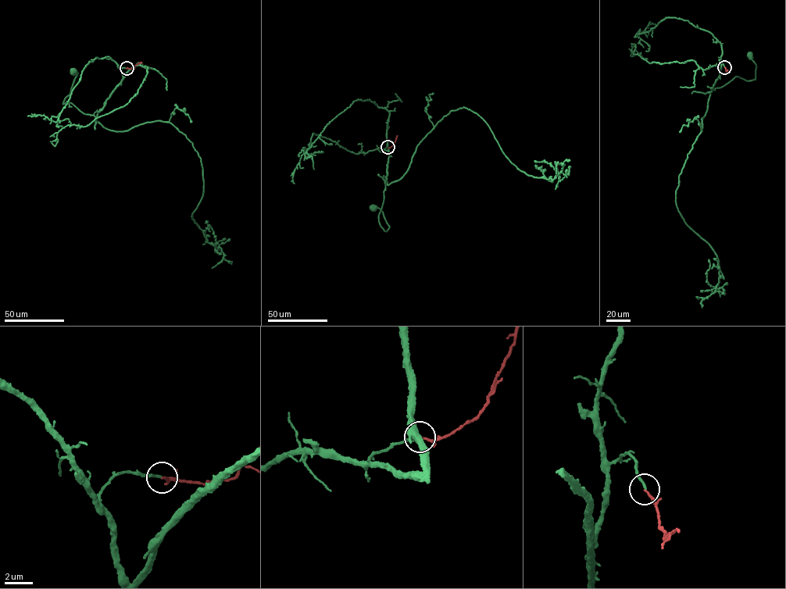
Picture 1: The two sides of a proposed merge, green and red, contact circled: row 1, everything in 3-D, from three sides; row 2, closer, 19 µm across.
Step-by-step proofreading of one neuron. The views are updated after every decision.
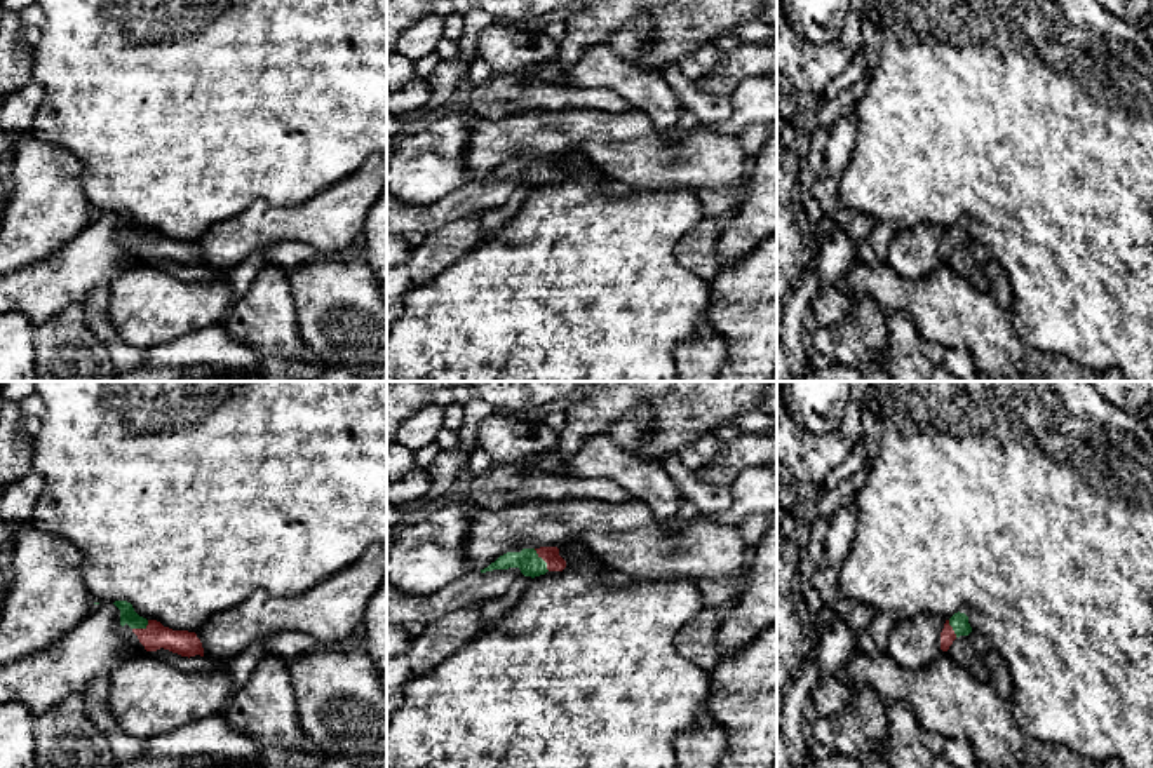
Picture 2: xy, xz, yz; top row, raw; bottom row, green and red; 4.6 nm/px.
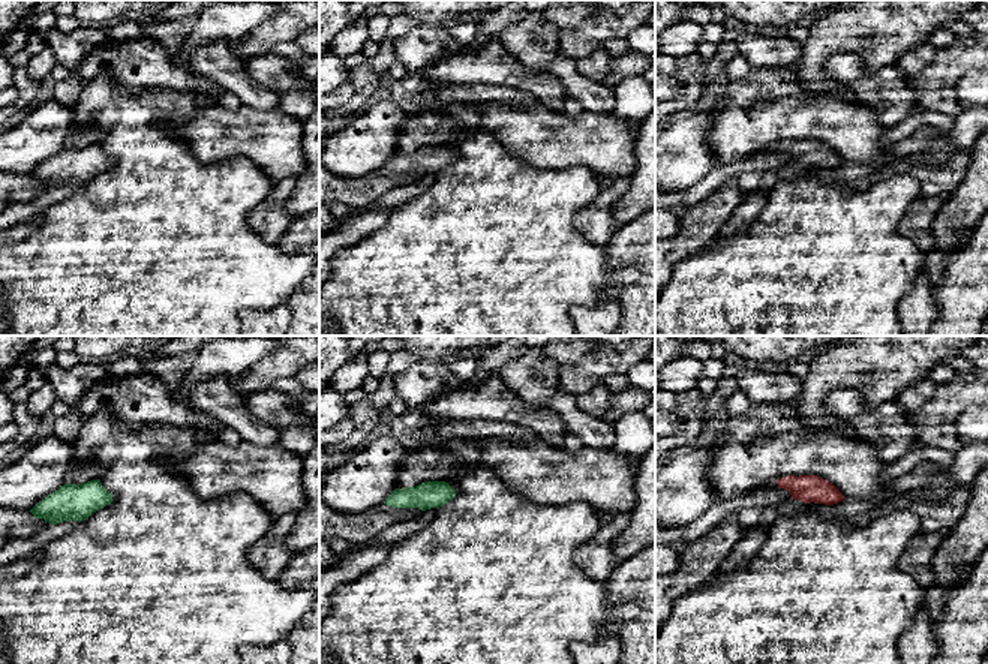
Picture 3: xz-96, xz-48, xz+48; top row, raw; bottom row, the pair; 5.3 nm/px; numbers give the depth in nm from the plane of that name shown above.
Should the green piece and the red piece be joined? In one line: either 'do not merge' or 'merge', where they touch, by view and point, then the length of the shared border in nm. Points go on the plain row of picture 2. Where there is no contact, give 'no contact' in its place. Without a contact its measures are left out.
merge | xz (542, 169) | 130 nm

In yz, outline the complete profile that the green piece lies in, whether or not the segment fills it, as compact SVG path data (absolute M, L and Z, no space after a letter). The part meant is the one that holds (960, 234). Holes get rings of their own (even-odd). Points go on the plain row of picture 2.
M954 223L949 230L946 230L944 239L941 242L941 259L947 261L953 251L960 246L968 246L972 237L968 233L968 226L965 223Z

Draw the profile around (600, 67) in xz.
M592 45L564 70L557 59L526 70L529 82L576 89L610 89L632 110L646 113L658 131L678 129L683 104L658 70L644 71L608 45Z

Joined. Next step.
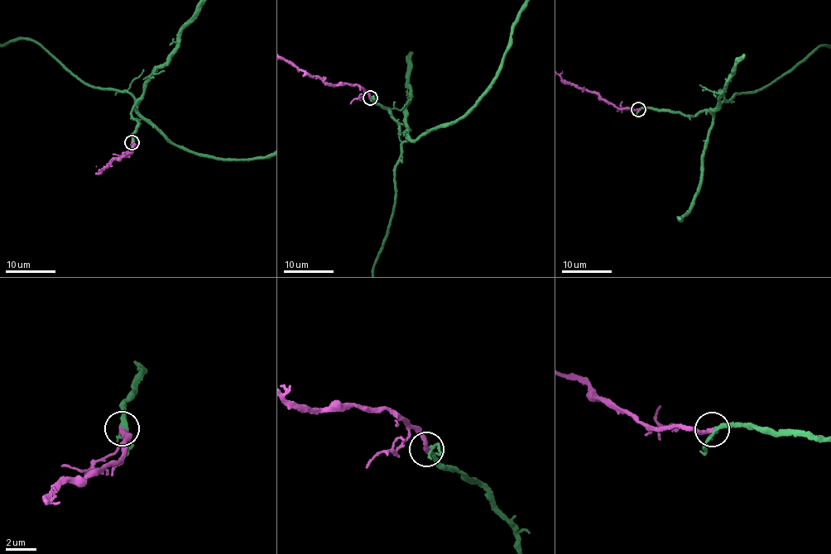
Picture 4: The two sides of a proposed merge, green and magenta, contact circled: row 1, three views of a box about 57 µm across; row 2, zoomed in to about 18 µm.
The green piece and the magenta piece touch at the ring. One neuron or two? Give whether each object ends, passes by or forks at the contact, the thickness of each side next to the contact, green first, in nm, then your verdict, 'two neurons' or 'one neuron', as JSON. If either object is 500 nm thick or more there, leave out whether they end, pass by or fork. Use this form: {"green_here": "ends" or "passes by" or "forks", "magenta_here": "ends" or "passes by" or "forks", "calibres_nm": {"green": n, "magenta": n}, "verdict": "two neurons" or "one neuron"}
{"green_here": "passes by", "magenta_here": "ends", "calibres_nm": {"green": 220, "magenta": 300}, "verdict": "one neuron"}

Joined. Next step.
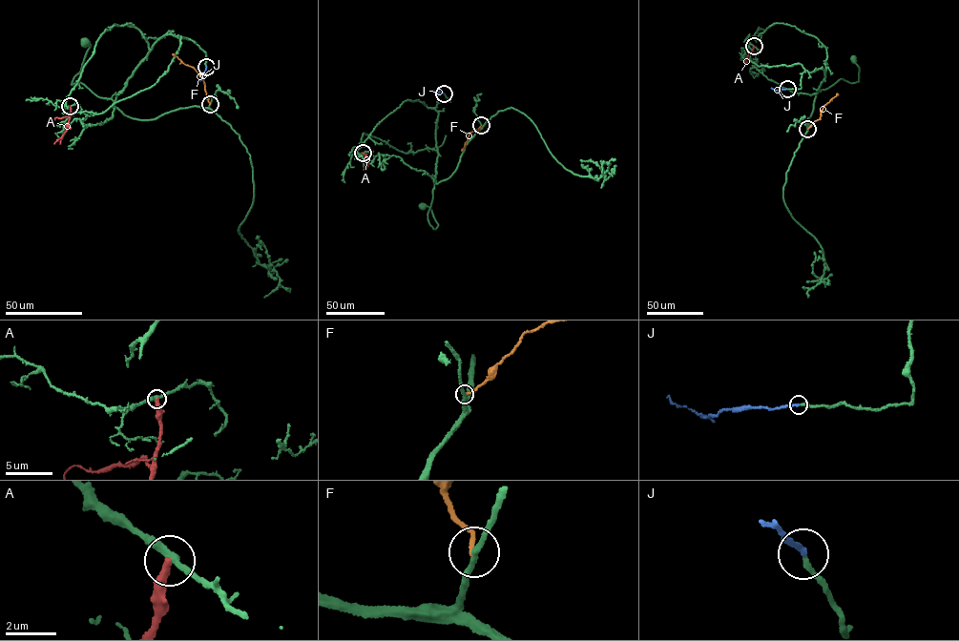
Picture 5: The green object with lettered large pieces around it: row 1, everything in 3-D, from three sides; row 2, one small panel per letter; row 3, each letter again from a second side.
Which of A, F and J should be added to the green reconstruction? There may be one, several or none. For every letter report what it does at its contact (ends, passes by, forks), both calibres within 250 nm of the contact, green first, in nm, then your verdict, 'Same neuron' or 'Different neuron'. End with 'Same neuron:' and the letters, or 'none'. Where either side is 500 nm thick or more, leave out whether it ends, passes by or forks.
A: It ends there. Thickness 280 nm (green) against 320 nm. Different neuron
F: It ends there. Thickness 200 nm (green) against 170 nm. Different neuron
J: It ends there. Thickness 160 nm (green) against 200 nm. Same neuron
Same neuron: J

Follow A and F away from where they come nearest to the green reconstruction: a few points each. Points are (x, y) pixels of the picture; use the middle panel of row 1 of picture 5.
A: (363, 153), (366, 159), (364, 169)
F: (481, 125), (479, 131), (469, 133), (463, 151)

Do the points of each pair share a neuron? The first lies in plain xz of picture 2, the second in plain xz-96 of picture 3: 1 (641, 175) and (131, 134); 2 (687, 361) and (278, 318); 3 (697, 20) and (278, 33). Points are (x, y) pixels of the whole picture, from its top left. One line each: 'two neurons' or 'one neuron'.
1: two neurons
2: one neuron
3: one neuron

